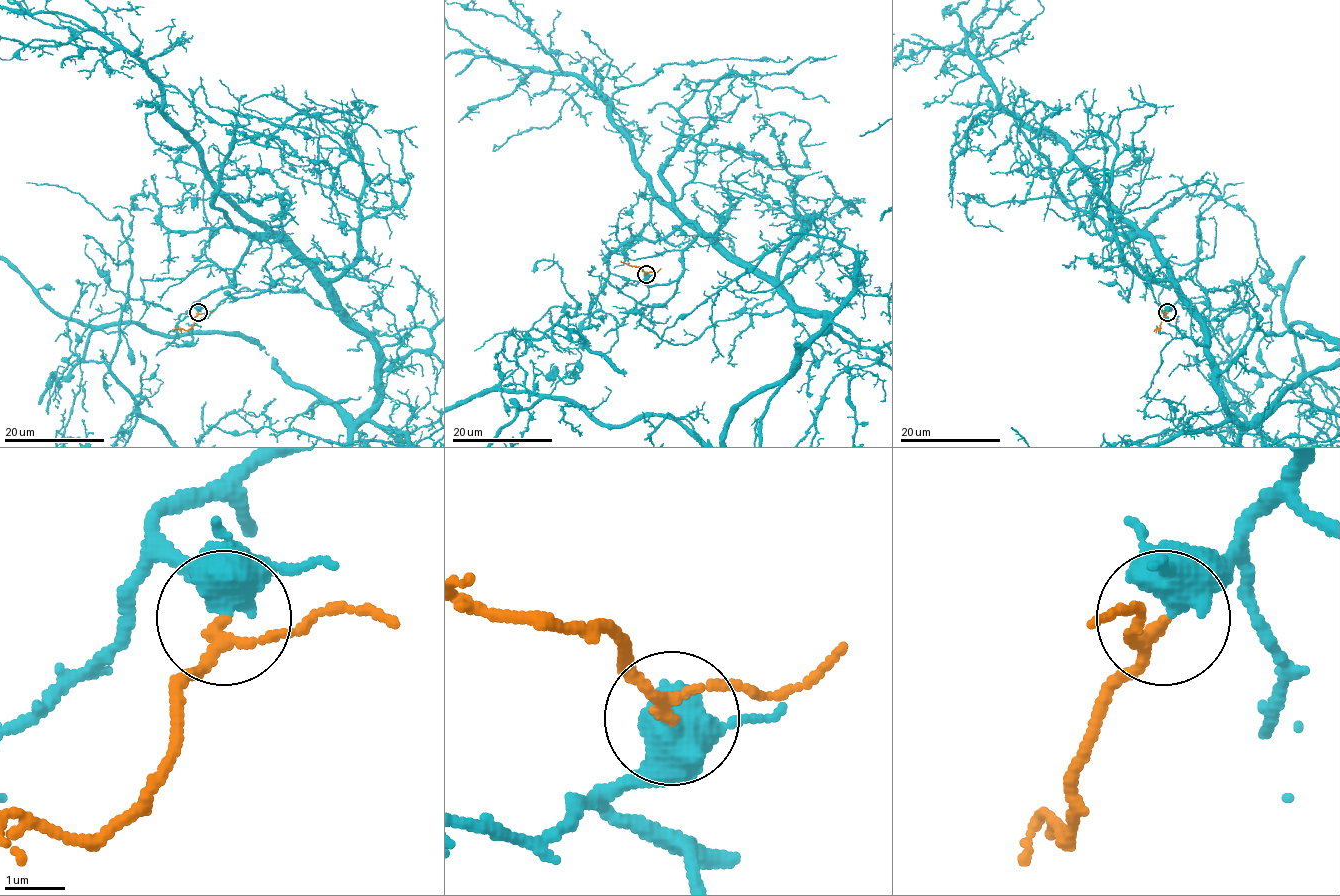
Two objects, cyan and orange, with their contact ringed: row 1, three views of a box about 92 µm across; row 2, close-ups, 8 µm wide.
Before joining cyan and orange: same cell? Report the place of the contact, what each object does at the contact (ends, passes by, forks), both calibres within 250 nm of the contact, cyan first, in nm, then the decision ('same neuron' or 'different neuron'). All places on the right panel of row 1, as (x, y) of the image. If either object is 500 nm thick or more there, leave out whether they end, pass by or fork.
place (1167, 312); calibres 500 and 160 nm; same neuron

